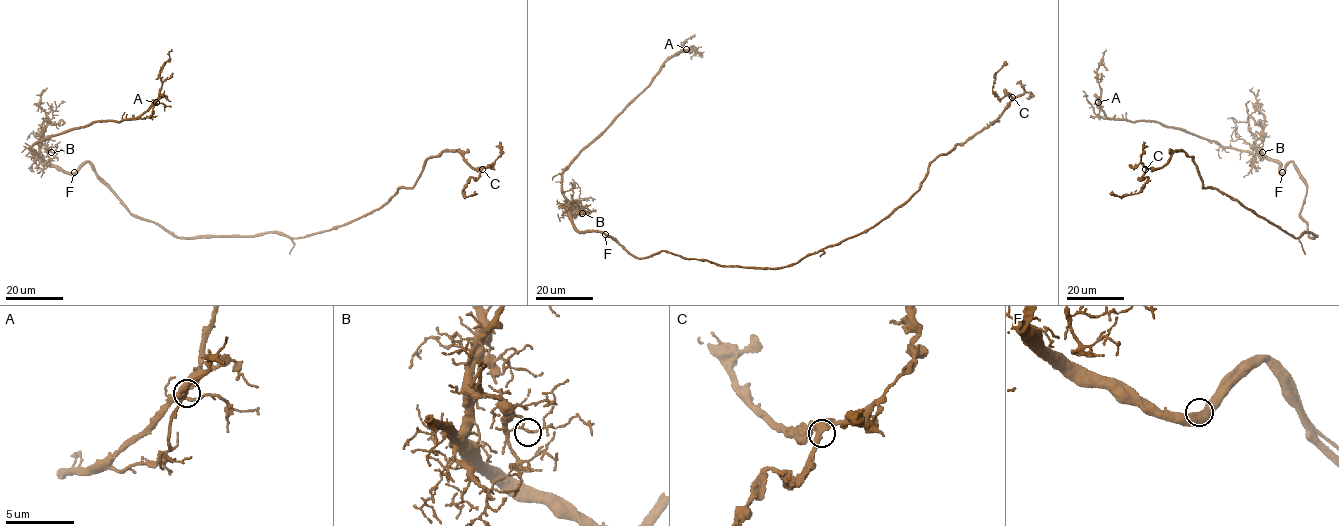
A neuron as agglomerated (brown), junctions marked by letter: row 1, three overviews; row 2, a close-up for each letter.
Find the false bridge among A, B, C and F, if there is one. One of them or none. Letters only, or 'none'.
none

